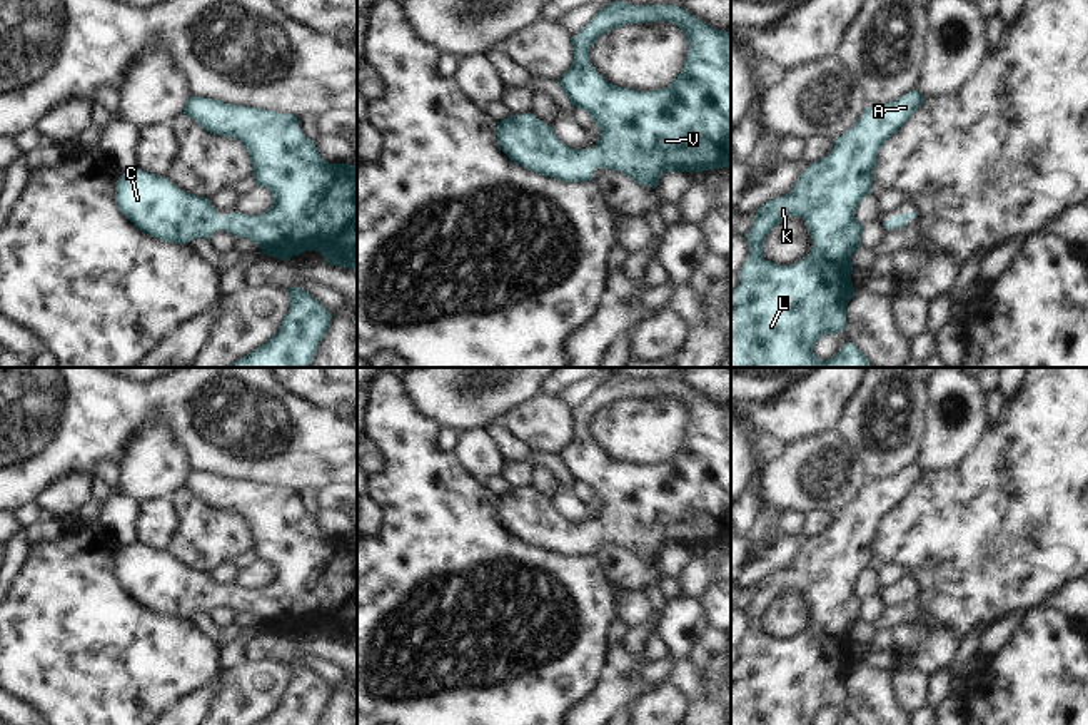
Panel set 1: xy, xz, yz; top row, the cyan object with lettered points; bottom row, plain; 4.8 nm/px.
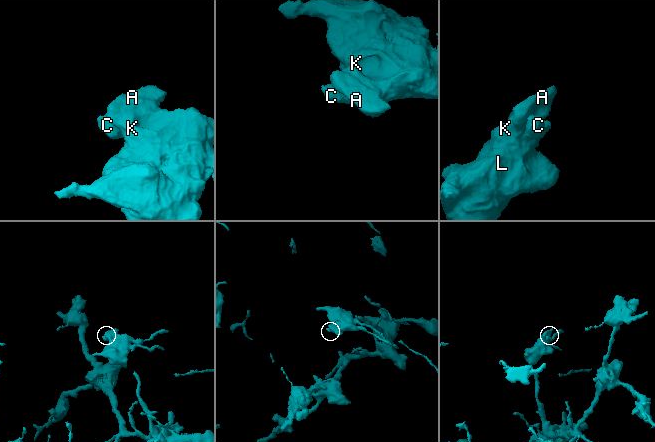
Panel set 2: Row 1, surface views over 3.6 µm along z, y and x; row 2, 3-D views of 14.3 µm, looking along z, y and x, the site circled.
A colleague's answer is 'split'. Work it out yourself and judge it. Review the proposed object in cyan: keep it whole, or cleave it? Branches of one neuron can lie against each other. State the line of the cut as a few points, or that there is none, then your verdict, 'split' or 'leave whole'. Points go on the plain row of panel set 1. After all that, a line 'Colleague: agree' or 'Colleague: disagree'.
no cut; leave whole
Colleague: disagree

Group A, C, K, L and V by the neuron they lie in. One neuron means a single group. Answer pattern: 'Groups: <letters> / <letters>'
Groups: A C K L V.

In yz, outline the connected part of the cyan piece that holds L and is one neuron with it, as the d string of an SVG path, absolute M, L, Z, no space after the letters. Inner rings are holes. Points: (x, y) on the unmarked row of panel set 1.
M911 464L894 476L868 481L859 494L834 515L824 533L806 541L789 568L768 575L756 585L754 598L744 610L749 628L739 645L741 658L731 667L731 725L814 725L824 708L844 705L846 682L856 667L851 657L851 630L861 621L863 606L854 586L869 568L879 523L923 474L918 464ZM788 590L806 596L813 623L806 633L779 640L764 631L764 615Z

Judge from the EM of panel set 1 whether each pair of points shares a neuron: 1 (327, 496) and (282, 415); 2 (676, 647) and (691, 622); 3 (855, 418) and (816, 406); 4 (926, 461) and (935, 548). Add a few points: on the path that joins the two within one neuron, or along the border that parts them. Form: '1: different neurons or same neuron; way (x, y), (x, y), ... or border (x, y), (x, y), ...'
1: different neurons; border (339, 486), (327, 485), (319, 491)
2: same neuron; way (678, 640), (678, 633), (685, 627)
3: different neurons; border (861, 385), (850, 400), (838, 430)
4: different neurons; border (965, 456), (946, 470), (930, 470), (925, 473)

